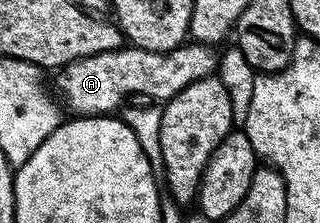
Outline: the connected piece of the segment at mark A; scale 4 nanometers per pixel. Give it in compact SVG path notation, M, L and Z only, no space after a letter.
M201 41L188 43L166 53L143 51L122 47L115 51L103 51L99 55L81 57L64 66L56 74L57 85L65 96L63 105L73 115L109 115L120 103L121 97L141 97L153 103L170 101L183 87L204 77L214 76L217 70L218 50Z

